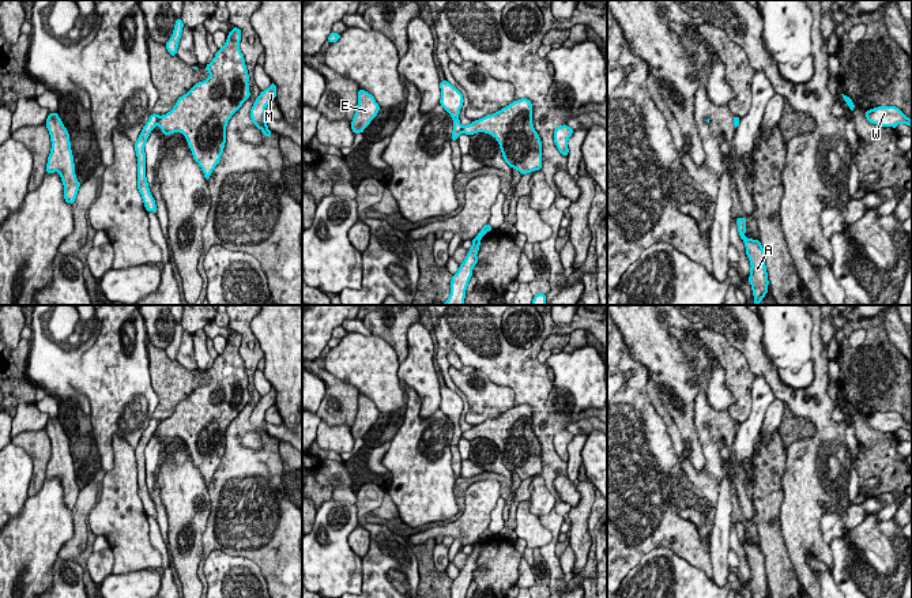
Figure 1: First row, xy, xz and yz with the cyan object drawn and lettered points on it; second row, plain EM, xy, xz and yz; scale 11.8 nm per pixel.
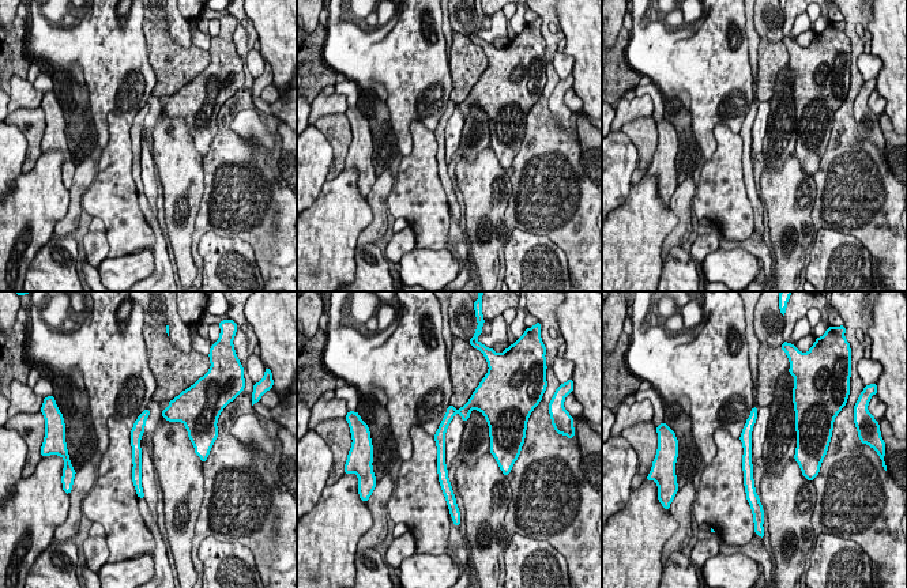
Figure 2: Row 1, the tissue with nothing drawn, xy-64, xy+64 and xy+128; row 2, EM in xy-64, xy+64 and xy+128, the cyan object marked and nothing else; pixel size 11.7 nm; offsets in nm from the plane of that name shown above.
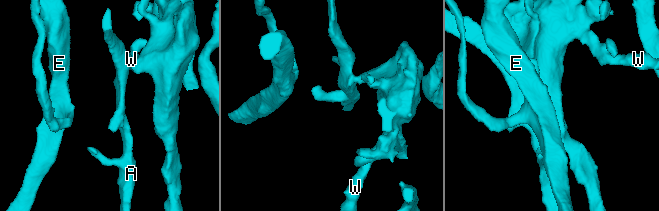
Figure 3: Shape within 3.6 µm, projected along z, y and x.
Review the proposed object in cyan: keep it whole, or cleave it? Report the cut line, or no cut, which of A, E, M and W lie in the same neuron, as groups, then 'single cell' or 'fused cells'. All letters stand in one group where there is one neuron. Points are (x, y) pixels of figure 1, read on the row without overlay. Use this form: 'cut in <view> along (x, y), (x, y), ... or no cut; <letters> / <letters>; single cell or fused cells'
cut in xy along (159, 421), (155, 428); A E M / W; fused cells

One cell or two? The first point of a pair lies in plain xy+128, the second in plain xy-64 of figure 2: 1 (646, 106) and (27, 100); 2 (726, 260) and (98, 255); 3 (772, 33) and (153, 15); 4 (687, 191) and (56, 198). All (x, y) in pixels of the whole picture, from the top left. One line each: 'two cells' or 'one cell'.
1: one cell
2: two cells
3: one cell
4: two cells

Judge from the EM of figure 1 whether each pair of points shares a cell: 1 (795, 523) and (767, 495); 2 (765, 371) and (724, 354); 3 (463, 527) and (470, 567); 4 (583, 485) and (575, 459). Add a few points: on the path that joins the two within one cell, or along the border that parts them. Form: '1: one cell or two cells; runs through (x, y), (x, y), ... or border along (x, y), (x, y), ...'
1: two cells; border along (780, 476), (780, 531), (784, 540)
2: two cells; border along (727, 339), (745, 357), (754, 376)
3: two cells; border along (487, 527), (473, 545)
4: two cells; border along (581, 462), (575, 482)

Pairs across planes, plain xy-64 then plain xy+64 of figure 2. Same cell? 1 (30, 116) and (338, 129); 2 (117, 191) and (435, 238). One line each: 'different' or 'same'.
1: same
2: same

